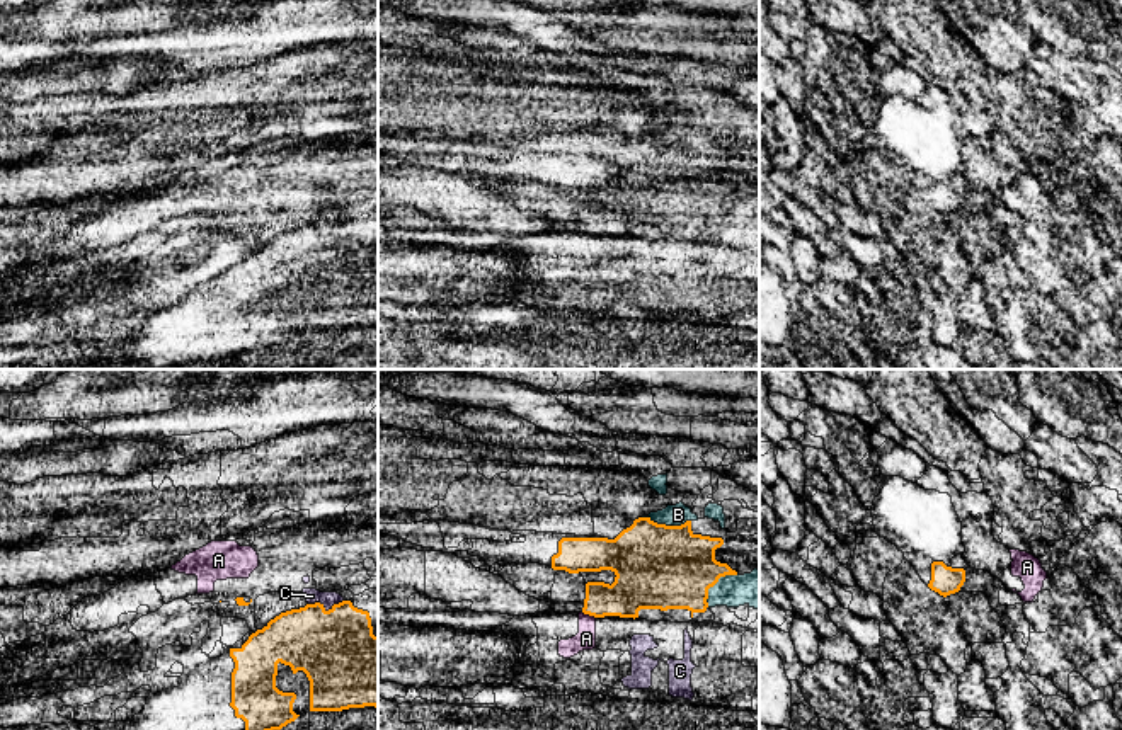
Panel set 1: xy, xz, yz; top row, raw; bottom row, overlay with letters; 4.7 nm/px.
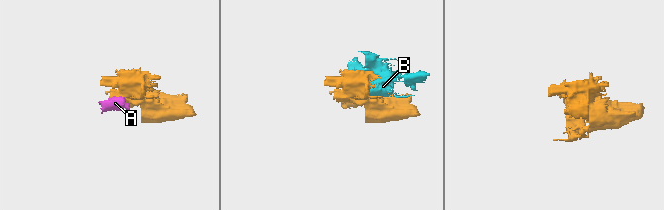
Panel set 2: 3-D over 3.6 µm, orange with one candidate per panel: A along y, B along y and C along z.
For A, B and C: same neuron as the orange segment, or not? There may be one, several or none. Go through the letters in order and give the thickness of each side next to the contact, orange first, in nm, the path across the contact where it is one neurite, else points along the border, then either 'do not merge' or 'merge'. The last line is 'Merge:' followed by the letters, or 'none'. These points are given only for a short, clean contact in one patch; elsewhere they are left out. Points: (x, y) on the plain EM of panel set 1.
A: 200 nm thick on the orange side, 100 nm on the other; border along xz (583, 230), (595, 237); do not merge
B: 400 nm thick on the orange side, 100 nm on the other; do not merge
C: 380 nm thick on the orange side, 70 nm on the other; do not merge
Merge: none

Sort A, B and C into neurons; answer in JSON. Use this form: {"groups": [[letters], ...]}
{"groups": [["A", "C"], ["B"]]}

